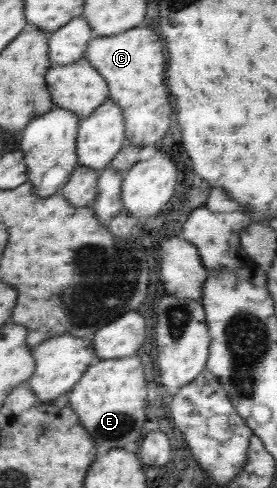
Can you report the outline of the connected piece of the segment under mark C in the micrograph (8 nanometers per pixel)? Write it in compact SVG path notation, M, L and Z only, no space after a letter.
M143 25L117 36L95 36L88 42L84 58L105 81L109 91L108 99L121 107L125 119L125 139L139 148L155 145L159 139L163 139L169 129L173 109L165 85L163 45L155 31Z

